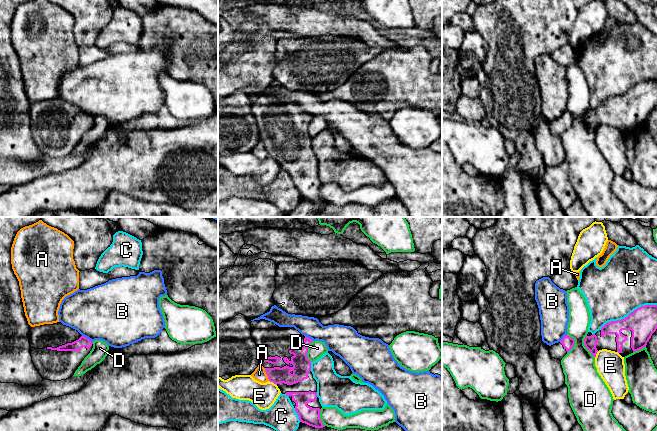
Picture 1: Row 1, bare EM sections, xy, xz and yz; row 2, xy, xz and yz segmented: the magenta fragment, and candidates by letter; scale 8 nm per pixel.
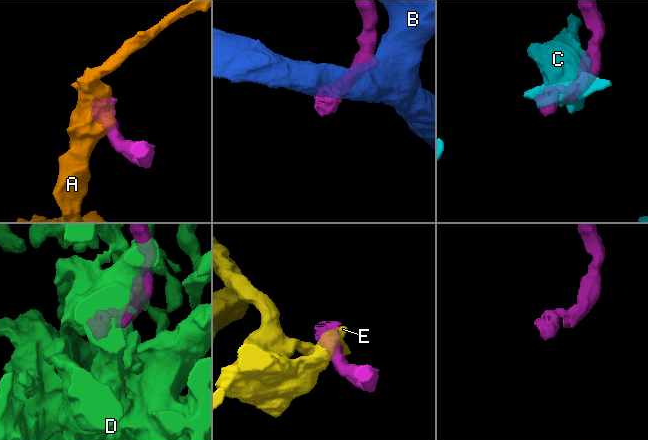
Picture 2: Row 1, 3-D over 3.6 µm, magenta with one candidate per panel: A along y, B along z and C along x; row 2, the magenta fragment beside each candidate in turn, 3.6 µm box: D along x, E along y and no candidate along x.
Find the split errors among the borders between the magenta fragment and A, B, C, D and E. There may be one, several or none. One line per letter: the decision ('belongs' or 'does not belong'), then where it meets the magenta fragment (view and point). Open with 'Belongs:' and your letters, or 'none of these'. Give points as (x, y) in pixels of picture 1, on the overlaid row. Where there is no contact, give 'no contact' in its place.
Belongs: none of these
A: does not belong; contact xz (267, 374)
B: does not belong; contact xy (87, 338)
C: does not belong; contact yz (629, 314)
D: does not belong; contact xz (307, 351)
E: does not belong; contact xz (273, 382)

